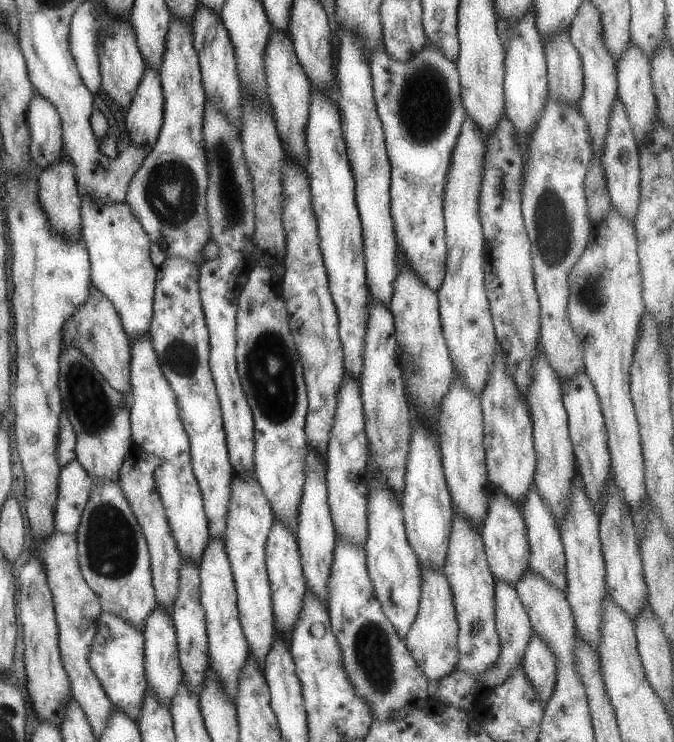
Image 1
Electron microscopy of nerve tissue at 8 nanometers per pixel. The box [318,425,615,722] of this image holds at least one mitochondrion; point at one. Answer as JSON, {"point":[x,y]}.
{"point":[372,650]}

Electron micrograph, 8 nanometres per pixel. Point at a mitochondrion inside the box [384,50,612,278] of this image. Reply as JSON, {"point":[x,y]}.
{"point":[425,106]}

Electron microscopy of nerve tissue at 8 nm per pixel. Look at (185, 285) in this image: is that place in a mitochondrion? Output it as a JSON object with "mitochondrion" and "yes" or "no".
{"mitochondrion":"no"}

